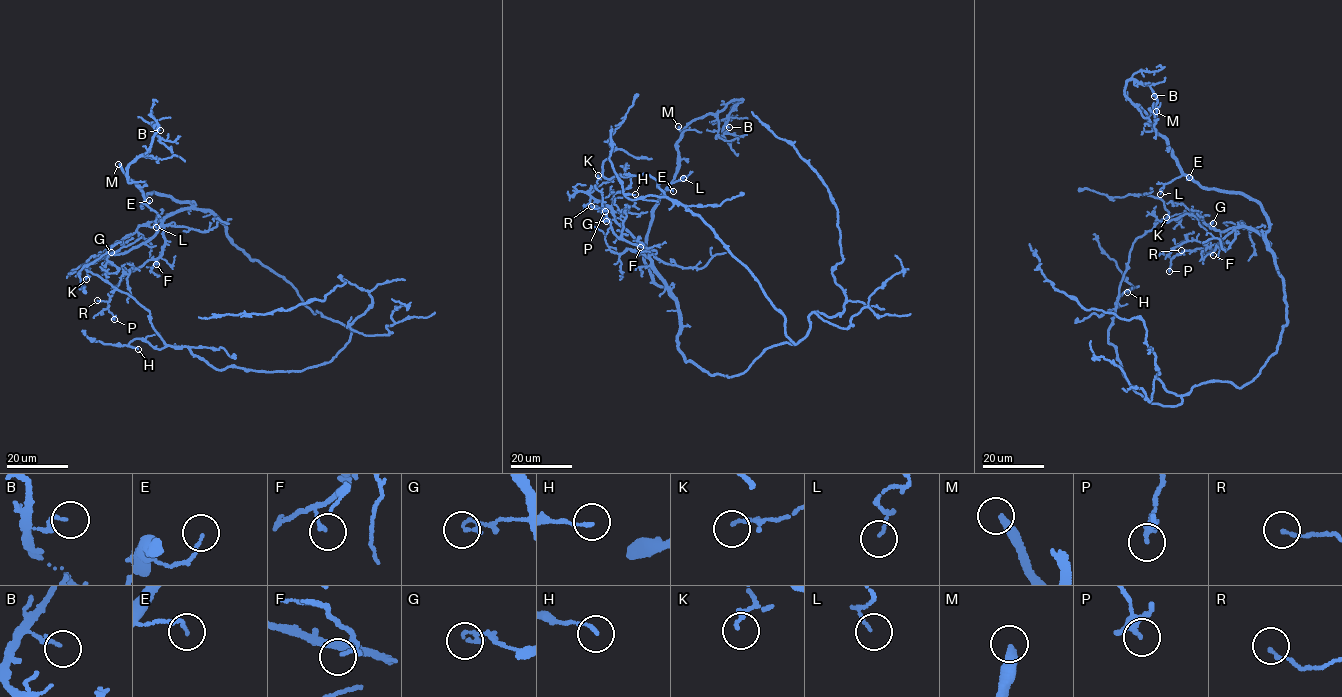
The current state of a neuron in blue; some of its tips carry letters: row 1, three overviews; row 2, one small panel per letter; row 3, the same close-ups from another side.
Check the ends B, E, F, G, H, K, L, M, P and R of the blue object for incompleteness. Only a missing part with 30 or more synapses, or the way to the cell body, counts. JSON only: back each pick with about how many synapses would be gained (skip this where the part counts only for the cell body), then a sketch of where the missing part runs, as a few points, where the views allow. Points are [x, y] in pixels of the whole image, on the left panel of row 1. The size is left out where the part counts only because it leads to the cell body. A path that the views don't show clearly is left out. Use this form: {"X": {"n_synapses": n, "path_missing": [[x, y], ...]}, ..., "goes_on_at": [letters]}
{"M": {"n_synapses": 140, "path_missing": [[118, 164], [110, 136], [114, 88], [122, 82], [140, 87], [151, 84], [157, 93], [155, 94]]}, "goes_on_at": ["M"]}

